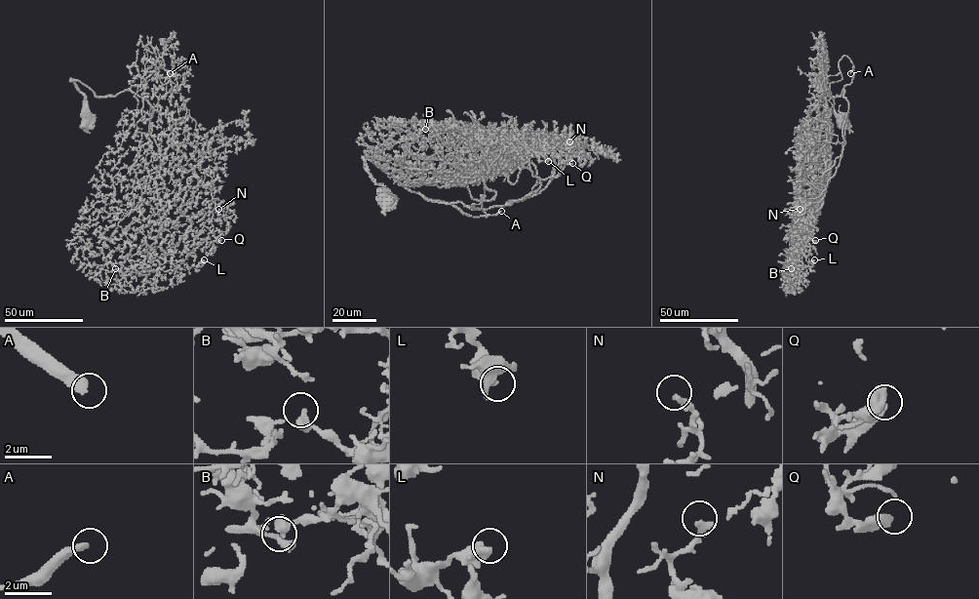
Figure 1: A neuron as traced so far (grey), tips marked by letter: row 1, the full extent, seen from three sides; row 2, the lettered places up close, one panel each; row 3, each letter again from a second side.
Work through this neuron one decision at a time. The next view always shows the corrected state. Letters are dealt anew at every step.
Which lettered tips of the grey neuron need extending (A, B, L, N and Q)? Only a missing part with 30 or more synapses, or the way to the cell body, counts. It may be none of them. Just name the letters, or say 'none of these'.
A

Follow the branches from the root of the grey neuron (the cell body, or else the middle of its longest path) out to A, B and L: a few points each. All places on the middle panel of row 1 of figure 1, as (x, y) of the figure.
A: (387, 202), (387, 190), (366, 170), (365, 158), (411, 191), (448, 202), (470, 216), (501, 211)
B: (387, 202), (365, 158), (439, 203), (476, 210), (495, 194), (489, 146), (425, 129)
L: (387, 202), (365, 158), (411, 191), (476, 210), (522, 199), (558, 174), (564, 145), (521, 144), (548, 161)

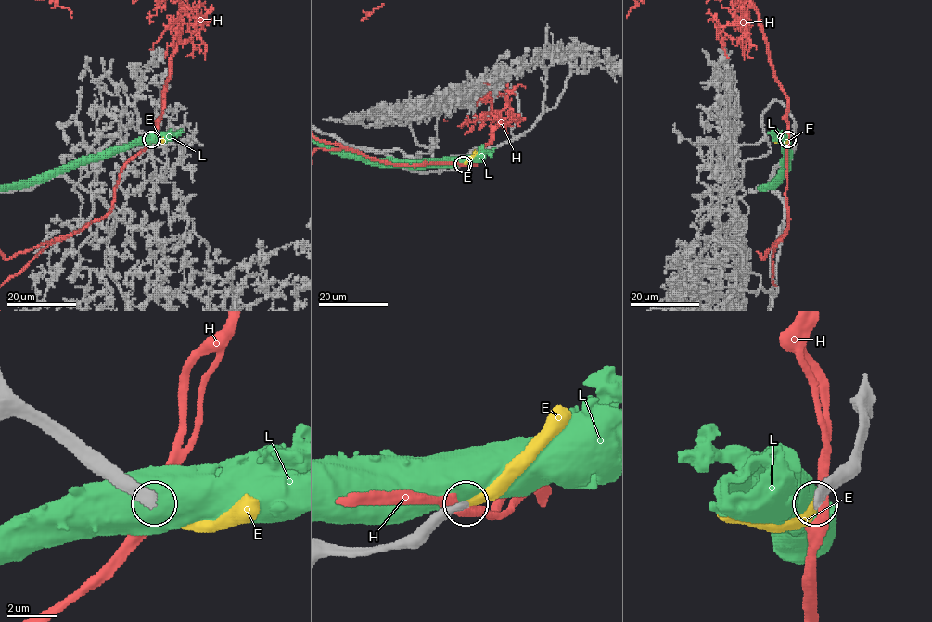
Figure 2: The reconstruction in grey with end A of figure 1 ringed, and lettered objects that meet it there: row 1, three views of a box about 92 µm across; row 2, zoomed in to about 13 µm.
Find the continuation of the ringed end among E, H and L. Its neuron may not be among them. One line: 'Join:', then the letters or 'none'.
Join: E

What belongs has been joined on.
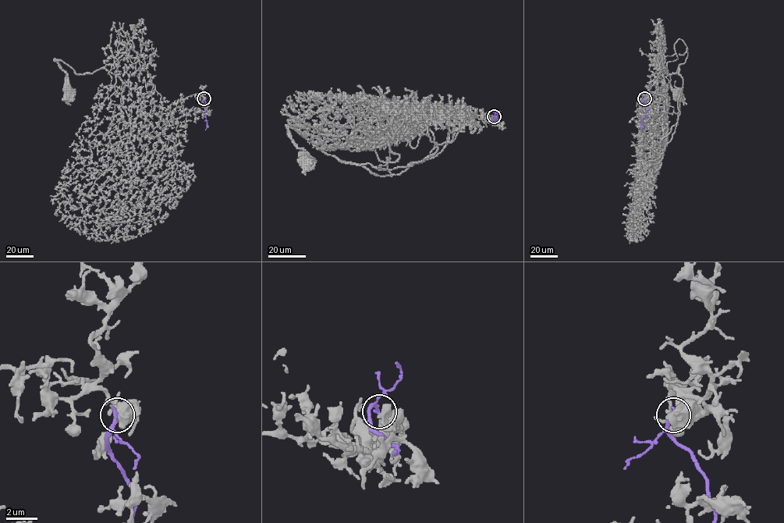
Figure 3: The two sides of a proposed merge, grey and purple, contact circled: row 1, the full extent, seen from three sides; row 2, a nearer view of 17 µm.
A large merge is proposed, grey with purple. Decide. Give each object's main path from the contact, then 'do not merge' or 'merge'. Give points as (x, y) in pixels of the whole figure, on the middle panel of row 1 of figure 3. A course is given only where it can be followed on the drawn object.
course grey (494, 117), (494, 122), (468, 118), (437, 154), (392, 169), (343, 163), (288, 126), (307, 163); course purple (494, 116), (496, 122), (498, 112), (496, 112); do not merge

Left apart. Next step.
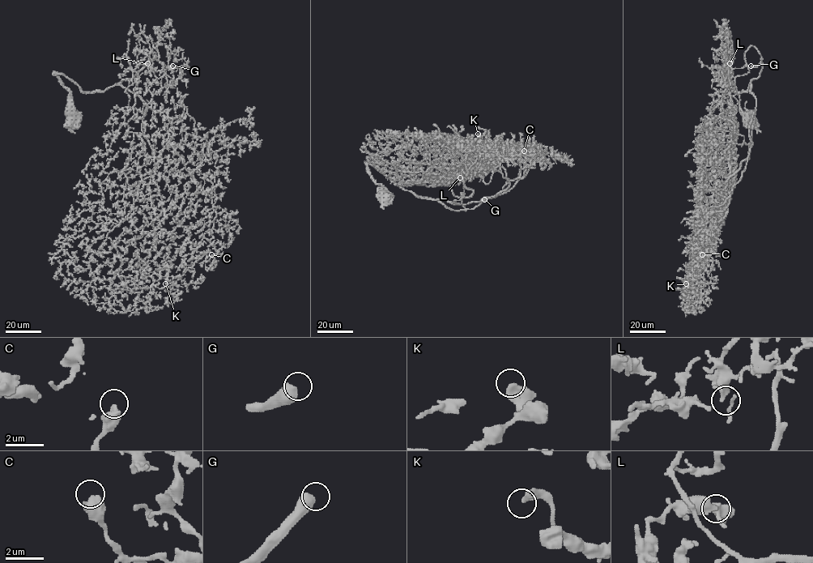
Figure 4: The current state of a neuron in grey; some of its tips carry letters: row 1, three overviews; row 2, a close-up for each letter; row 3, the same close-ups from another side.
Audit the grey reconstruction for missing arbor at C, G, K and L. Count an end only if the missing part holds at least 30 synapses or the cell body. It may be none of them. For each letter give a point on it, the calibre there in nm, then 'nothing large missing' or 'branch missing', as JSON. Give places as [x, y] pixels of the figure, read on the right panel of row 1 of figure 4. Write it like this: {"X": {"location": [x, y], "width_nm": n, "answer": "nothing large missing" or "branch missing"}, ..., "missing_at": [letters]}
{"C": {"location": [702, 254], "width_nm": 600, "answer": "nothing large missing"}, "G": {"location": [751, 66], "width_nm": 550, "answer": "branch missing"}, "K": {"location": [686, 283], "width_nm": 440, "answer": "nothing large missing"}, "L": {"location": [729, 63], "width_nm": 360, "answer": "nothing large missing"}, "missing_at": ["G"]}

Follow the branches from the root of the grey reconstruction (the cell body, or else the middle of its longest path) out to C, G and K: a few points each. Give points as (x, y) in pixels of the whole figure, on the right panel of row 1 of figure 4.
C: (750, 118), (715, 73), (735, 91), (751, 84), (756, 106), (742, 177), (704, 208), (702, 254)
G: (750, 118), (735, 86), (714, 74), (745, 91), (761, 61), (751, 66)
K: (750, 118), (715, 73), (751, 84), (751, 139), (705, 234), (709, 265), (686, 283)

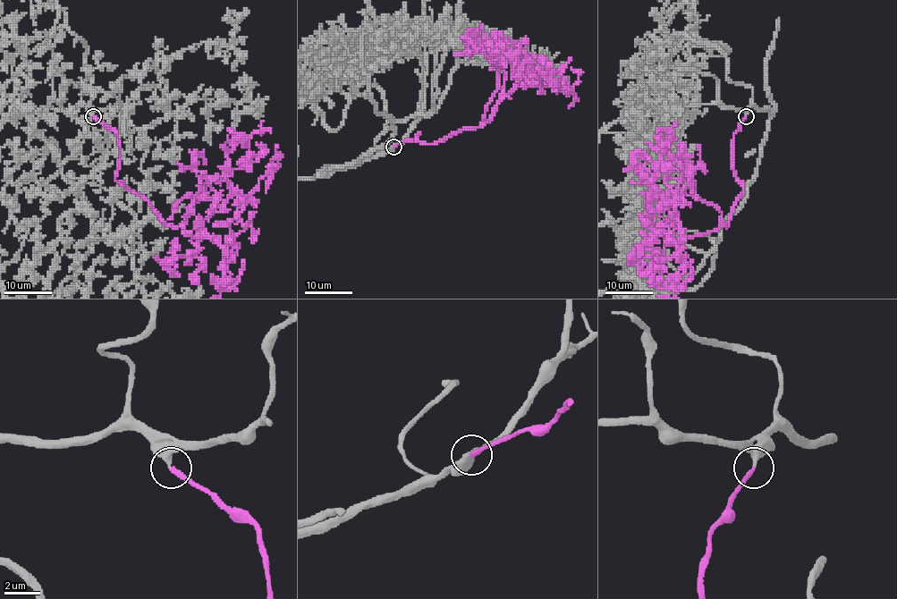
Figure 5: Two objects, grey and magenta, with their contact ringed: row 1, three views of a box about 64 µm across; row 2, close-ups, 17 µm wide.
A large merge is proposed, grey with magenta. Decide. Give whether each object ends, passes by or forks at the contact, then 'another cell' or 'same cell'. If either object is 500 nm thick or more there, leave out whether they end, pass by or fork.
grey ends | magenta ends | same cell

